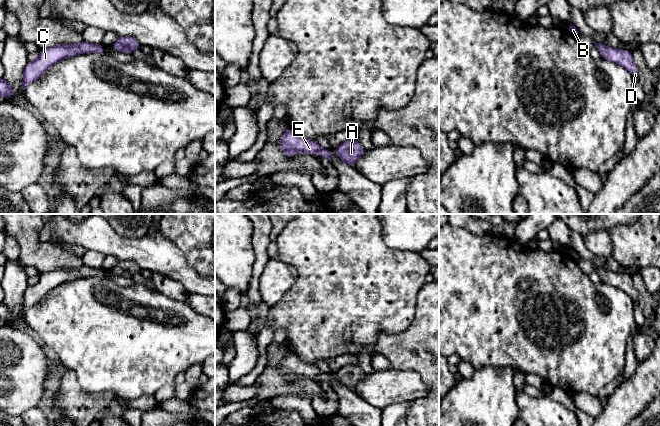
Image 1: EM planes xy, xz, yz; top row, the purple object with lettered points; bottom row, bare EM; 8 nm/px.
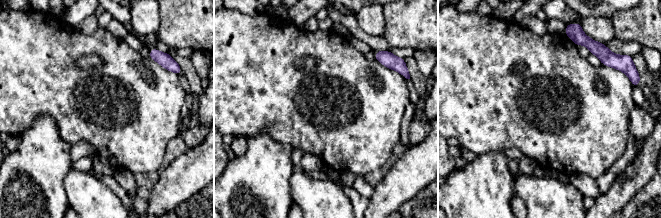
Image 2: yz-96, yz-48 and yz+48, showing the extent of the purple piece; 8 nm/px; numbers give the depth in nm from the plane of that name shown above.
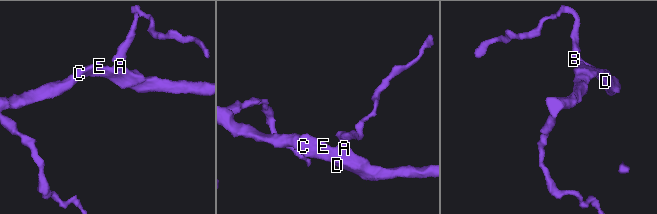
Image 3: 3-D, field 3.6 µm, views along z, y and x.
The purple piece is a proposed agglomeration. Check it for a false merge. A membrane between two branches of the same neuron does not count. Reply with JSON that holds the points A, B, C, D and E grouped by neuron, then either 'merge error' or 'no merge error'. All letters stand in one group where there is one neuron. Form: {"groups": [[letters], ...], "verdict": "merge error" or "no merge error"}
{"groups": [["A", "B", "C", "D", "E"]], "verdict": "no merge error"}

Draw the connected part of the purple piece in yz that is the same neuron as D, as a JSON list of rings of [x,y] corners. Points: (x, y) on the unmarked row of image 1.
[[[596,267],[595,270],[599,273],[601,282],[623,290],[634,302],[638,302],[639,295],[633,285],[631,275],[607,271],[600,267]]]

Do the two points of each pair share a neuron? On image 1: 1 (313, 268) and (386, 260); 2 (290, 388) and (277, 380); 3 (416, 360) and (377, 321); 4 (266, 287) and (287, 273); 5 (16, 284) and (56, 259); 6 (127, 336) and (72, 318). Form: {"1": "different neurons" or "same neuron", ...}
{"1": "same neuron", "2": "same neuron", "3": "different neurons", "4": "same neuron", "5": "different neurons", "6": "same neuron"}

